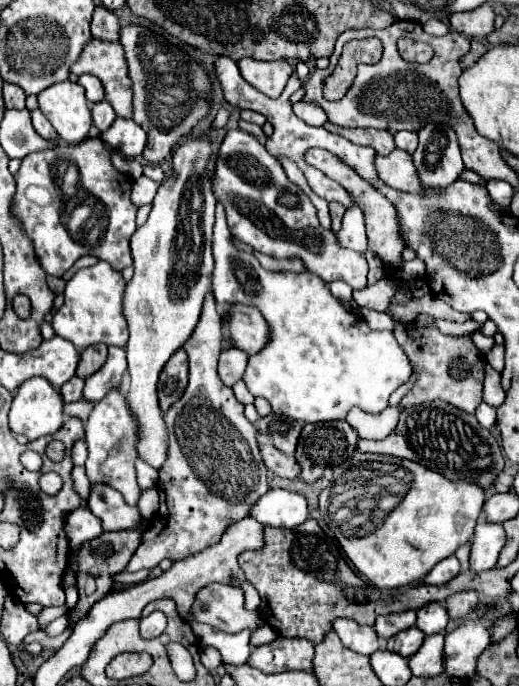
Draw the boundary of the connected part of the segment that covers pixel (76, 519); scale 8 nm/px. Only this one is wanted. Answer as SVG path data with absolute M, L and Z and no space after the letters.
M81 507L69 513L69 517L65 519L65 531L69 537L71 549L79 551L83 543L97 539L103 533L103 527L99 517L95 517L87 507Z

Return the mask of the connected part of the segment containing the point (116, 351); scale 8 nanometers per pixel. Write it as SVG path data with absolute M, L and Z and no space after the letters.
M111 345L105 365L85 381L83 399L89 401L89 403L101 401L107 395L109 389L121 385L121 375L123 375L125 369L127 369L125 351L121 347Z

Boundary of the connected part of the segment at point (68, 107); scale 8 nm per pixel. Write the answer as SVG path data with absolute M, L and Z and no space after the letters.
M63 81L37 95L39 109L51 121L59 137L67 143L79 143L87 137L93 121L79 83Z

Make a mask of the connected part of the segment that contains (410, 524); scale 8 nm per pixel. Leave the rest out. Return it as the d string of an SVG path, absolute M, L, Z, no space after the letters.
M401 459L401 465L405 465L405 469L411 473L413 481L409 483L407 489L397 489L395 497L387 495L389 509L383 517L381 529L377 529L375 533L369 533L369 537L341 537L341 533L337 533L337 541L347 553L347 557L351 559L351 563L357 567L359 573L363 573L379 589L395 589L401 585L415 583L421 577L425 577L439 561L443 561L445 557L451 557L457 551L457 547L465 545L473 537L477 517L485 501L485 493L481 491L481 487L473 483L447 481L441 473L435 473L413 461Z

